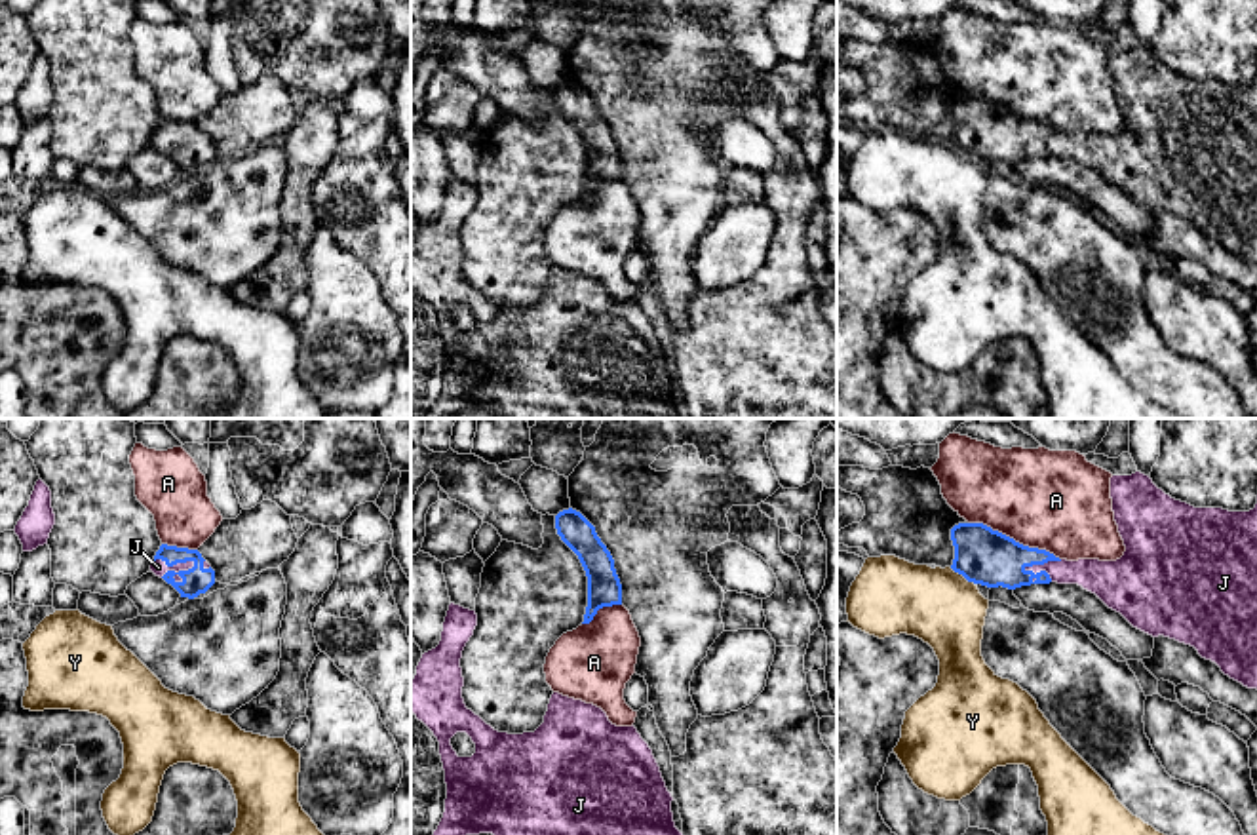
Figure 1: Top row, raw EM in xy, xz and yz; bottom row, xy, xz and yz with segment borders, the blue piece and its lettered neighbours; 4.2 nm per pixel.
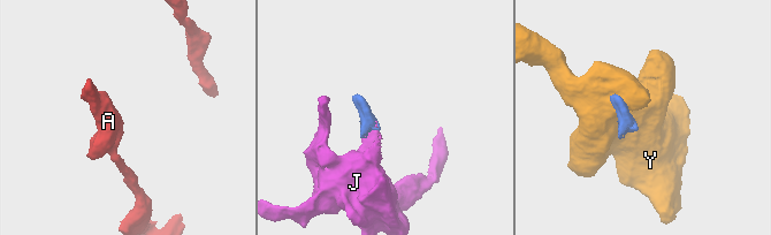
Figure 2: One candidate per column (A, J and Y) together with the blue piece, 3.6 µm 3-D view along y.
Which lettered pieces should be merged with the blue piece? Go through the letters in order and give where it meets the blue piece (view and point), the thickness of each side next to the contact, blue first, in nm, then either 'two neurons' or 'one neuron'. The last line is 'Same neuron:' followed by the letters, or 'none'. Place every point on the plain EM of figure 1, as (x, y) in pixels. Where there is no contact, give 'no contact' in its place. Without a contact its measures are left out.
A: contact yz (1012, 113); calibres 240 and 420 nm; two neurons
J: contact xy (174, 137); calibres 120 and 70 nm; one neuron
Y: contact yz (963, 149); calibres 240 and 320 nm; two neurons
Same neuron: J

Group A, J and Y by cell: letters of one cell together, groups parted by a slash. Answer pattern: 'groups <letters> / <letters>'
groups A / J / Y

